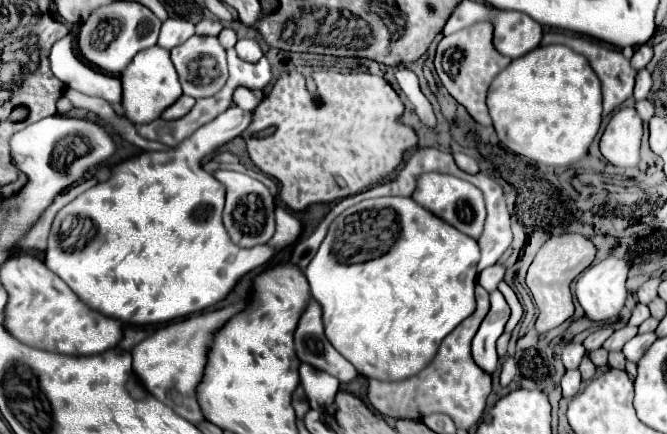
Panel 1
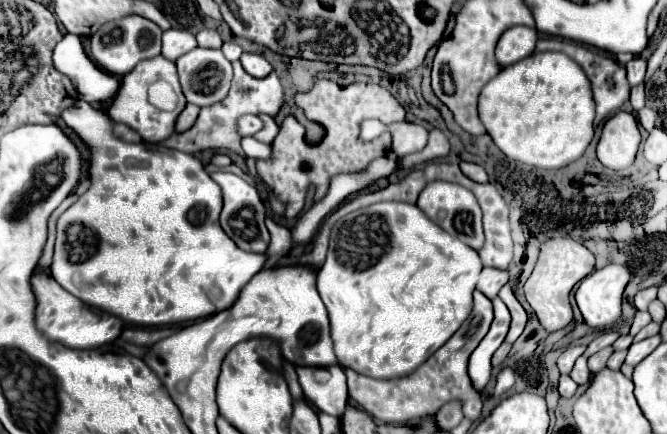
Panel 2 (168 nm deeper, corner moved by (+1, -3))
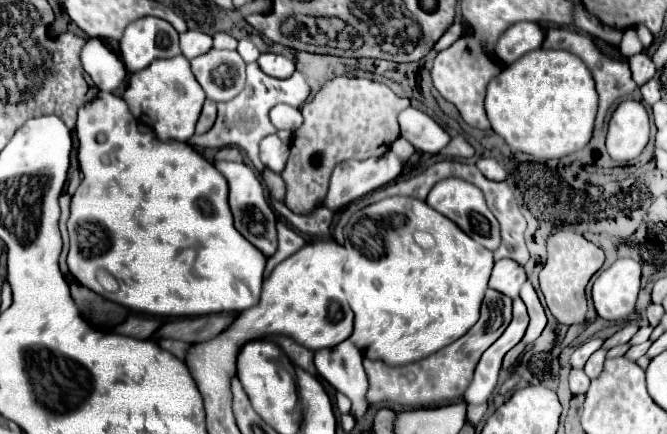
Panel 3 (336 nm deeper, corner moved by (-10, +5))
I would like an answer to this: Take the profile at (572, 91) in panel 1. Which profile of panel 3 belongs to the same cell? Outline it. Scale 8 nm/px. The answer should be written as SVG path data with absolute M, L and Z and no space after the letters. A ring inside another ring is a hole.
M533 50L491 80L487 86L485 110L493 130L515 150L541 160L563 158L583 150L597 116L599 96L595 80L583 60L567 50Z

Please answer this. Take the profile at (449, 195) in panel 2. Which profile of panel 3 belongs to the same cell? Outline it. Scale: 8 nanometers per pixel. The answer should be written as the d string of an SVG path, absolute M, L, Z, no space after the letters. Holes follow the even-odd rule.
M445 178L445 180L439 180L431 188L431 192L427 196L427 204L431 208L435 208L437 212L441 212L443 216L447 216L449 220L453 220L467 236L471 236L481 246L485 246L489 250L495 250L499 246L499 242L501 242L499 222L491 214L491 210L487 208L485 196L483 196L483 192L475 184L471 184L467 180L461 180L461 178Z

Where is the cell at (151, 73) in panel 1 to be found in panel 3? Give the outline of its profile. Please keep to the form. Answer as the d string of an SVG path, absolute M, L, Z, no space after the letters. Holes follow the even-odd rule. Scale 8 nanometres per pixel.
M175 56L171 60L153 60L145 70L139 70L137 74L131 74L129 86L123 94L125 102L131 108L131 114L151 126L159 140L179 140L187 142L195 132L195 122L199 118L201 106L205 102L205 92L199 88L199 82L195 80L189 60L185 56ZM175 84L181 84L185 94L175 92Z

